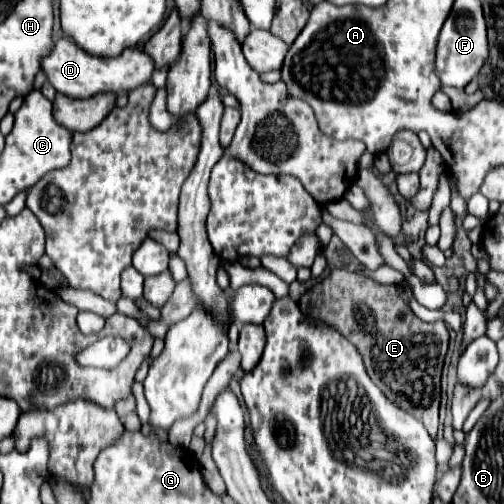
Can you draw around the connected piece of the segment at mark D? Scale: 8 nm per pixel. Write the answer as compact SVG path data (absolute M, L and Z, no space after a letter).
M61 38L53 44L51 52L43 56L41 70L57 92L73 98L89 98L97 92L129 92L145 84L153 74L153 62L149 62L149 56L137 48L127 48L115 58L101 58L81 50L73 40Z

